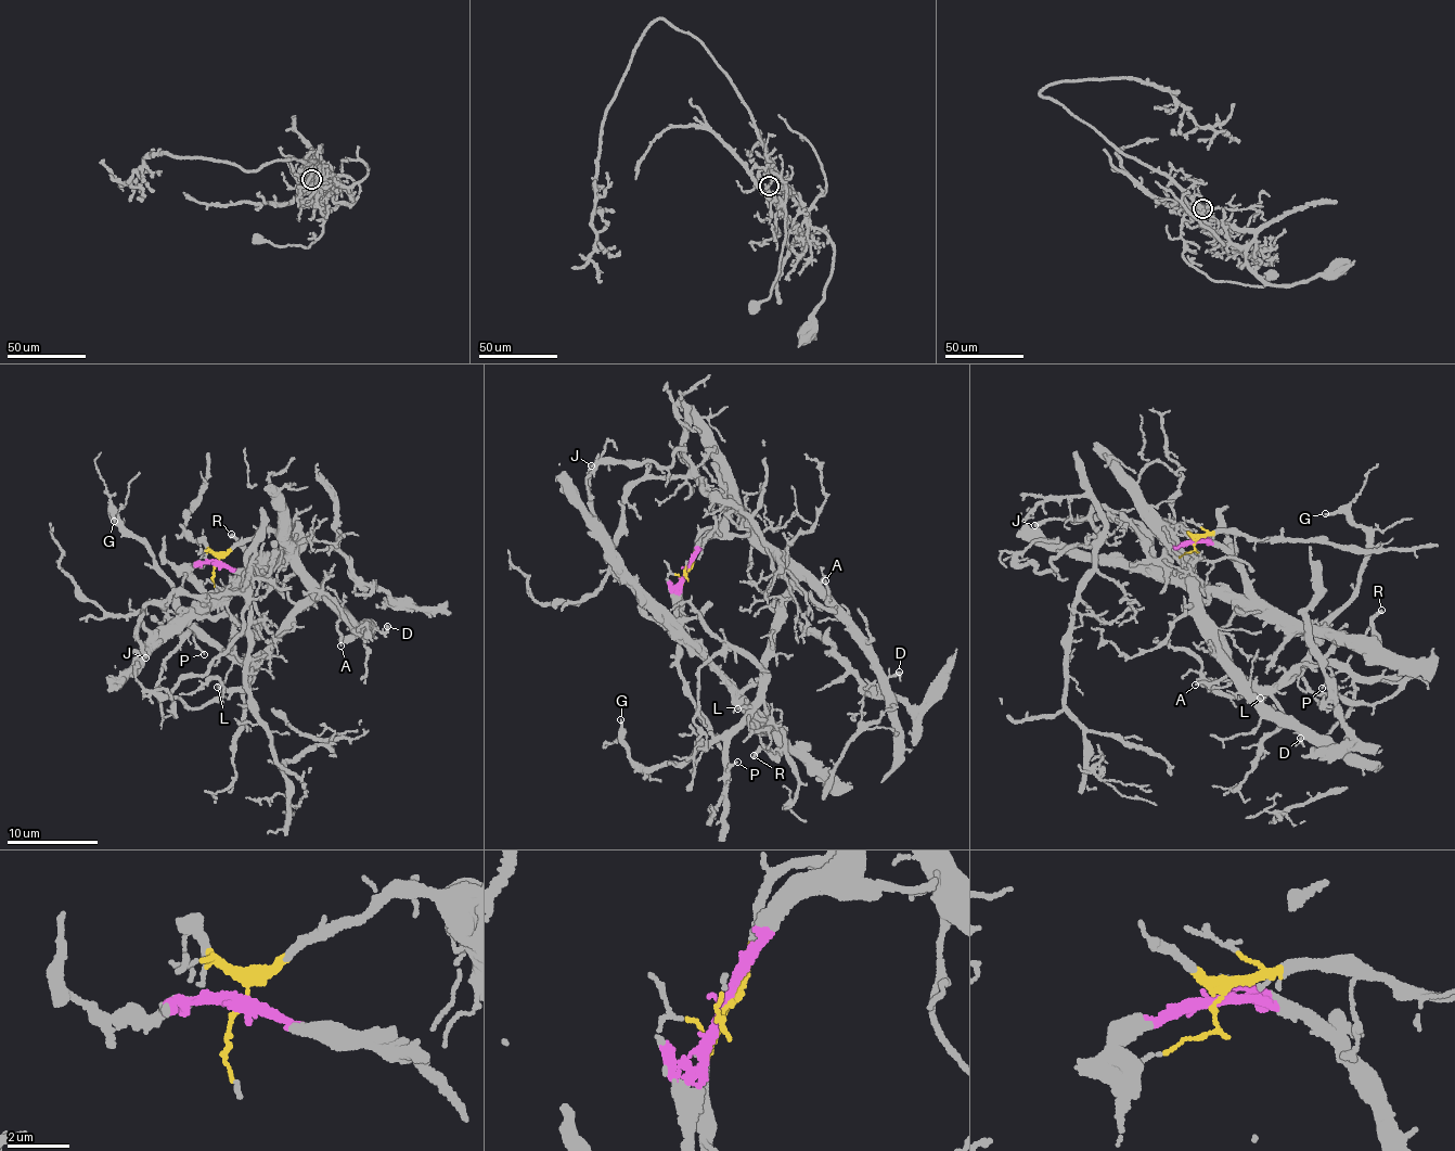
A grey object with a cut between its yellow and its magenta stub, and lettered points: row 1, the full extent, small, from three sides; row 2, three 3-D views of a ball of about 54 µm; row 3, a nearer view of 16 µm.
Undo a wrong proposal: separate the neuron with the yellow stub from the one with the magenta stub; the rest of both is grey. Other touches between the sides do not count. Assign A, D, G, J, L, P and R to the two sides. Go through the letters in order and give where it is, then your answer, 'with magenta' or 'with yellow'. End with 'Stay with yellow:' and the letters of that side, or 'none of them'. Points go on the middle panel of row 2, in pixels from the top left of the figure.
A: place (825, 580); with yellow
D: place (899, 672); with yellow
G: place (620, 719); with yellow
J: place (591, 465); with magenta
L: place (737, 708); with yellow
P: place (737, 762); with yellow
R: place (754, 755); with magenta
Stay with yellow: A, D, G, L, P

